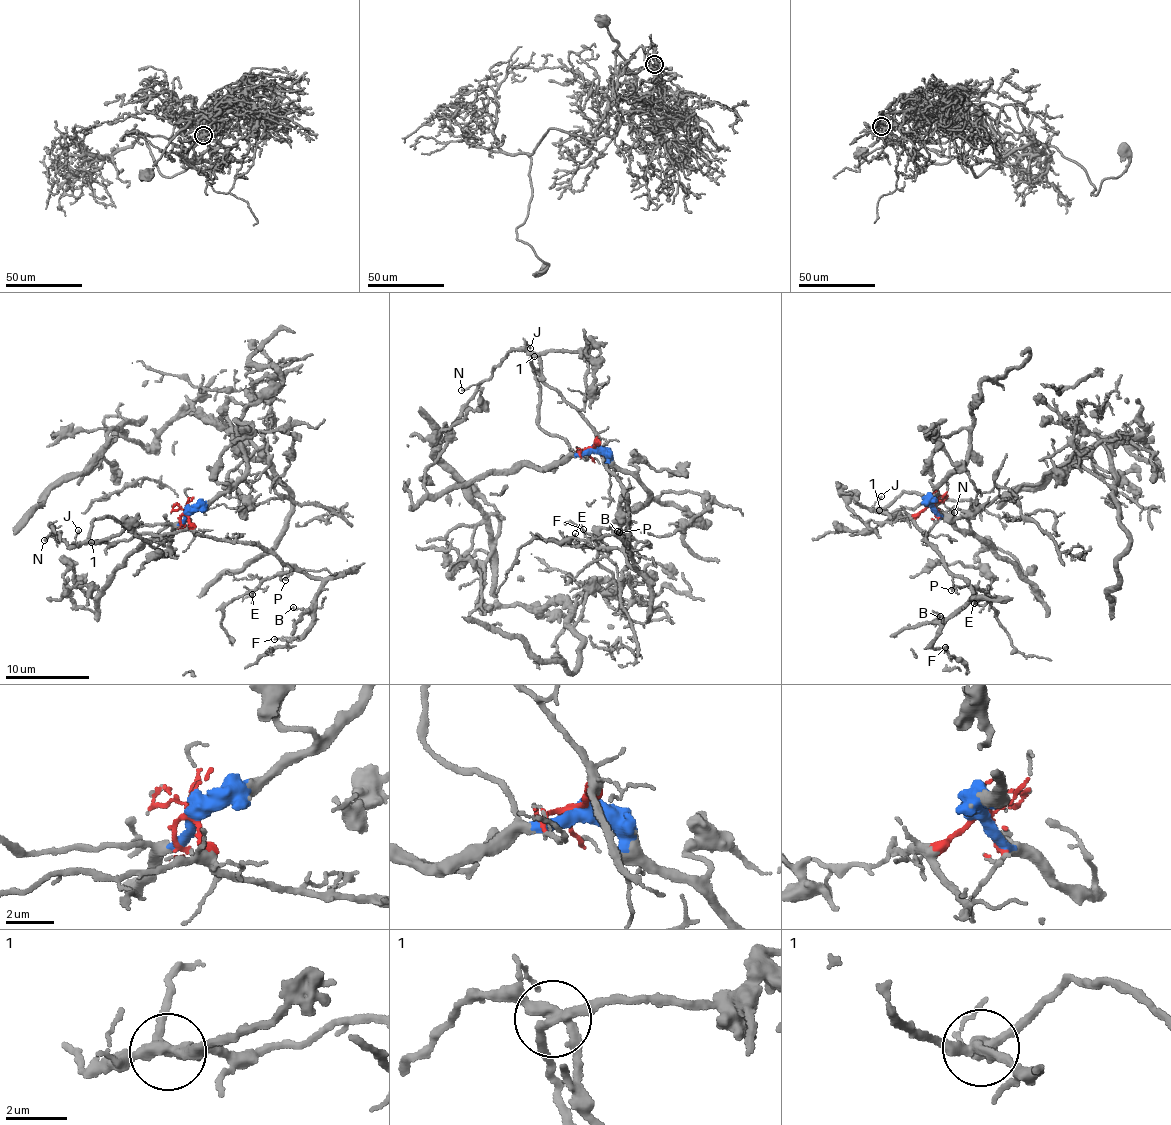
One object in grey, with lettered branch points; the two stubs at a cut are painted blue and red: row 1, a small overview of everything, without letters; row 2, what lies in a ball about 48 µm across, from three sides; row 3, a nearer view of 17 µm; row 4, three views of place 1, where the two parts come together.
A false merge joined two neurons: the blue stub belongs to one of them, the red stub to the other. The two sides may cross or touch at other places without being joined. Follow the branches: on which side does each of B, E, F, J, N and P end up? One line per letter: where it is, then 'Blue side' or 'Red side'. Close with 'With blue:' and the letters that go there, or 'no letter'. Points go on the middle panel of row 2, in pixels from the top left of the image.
B: Place: (617, 531). Red side
E: Place: (575, 533). Red side
F: Place: (583, 529). Red side
J: Place: (530, 348). Red side
N: Place: (461, 390). Red side
P: Place: (619, 532). Red side
With blue: no letter

